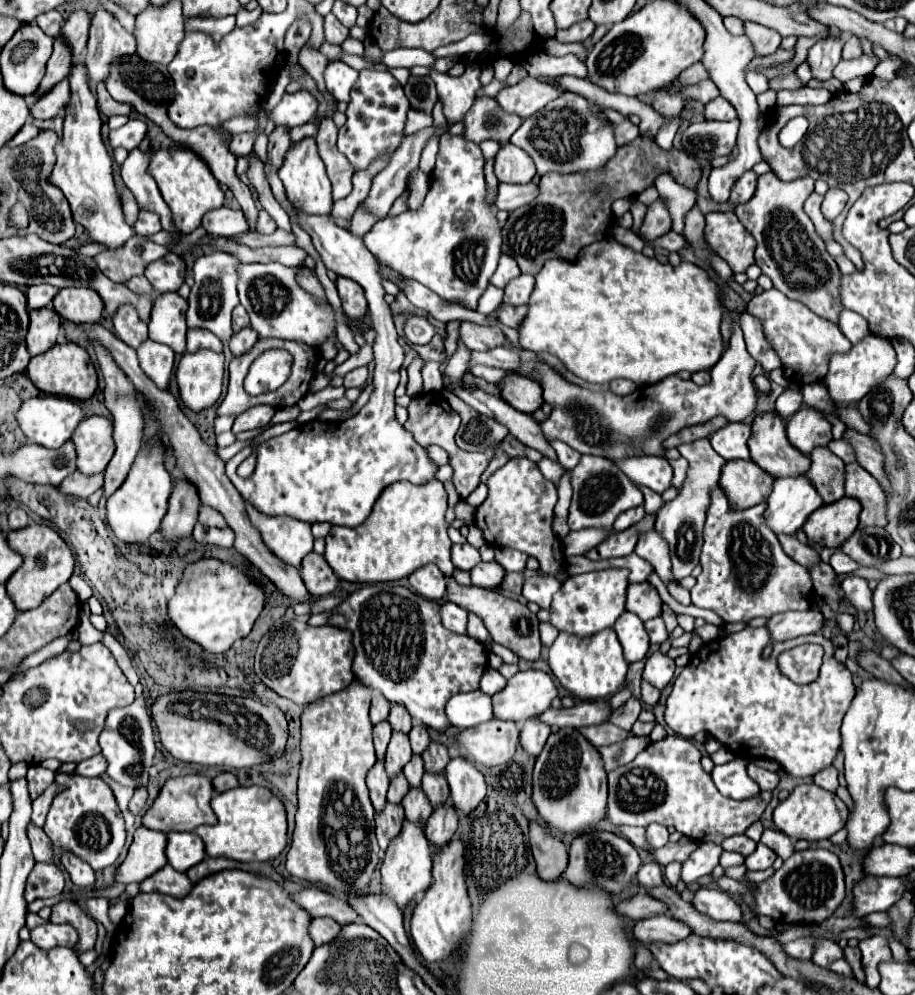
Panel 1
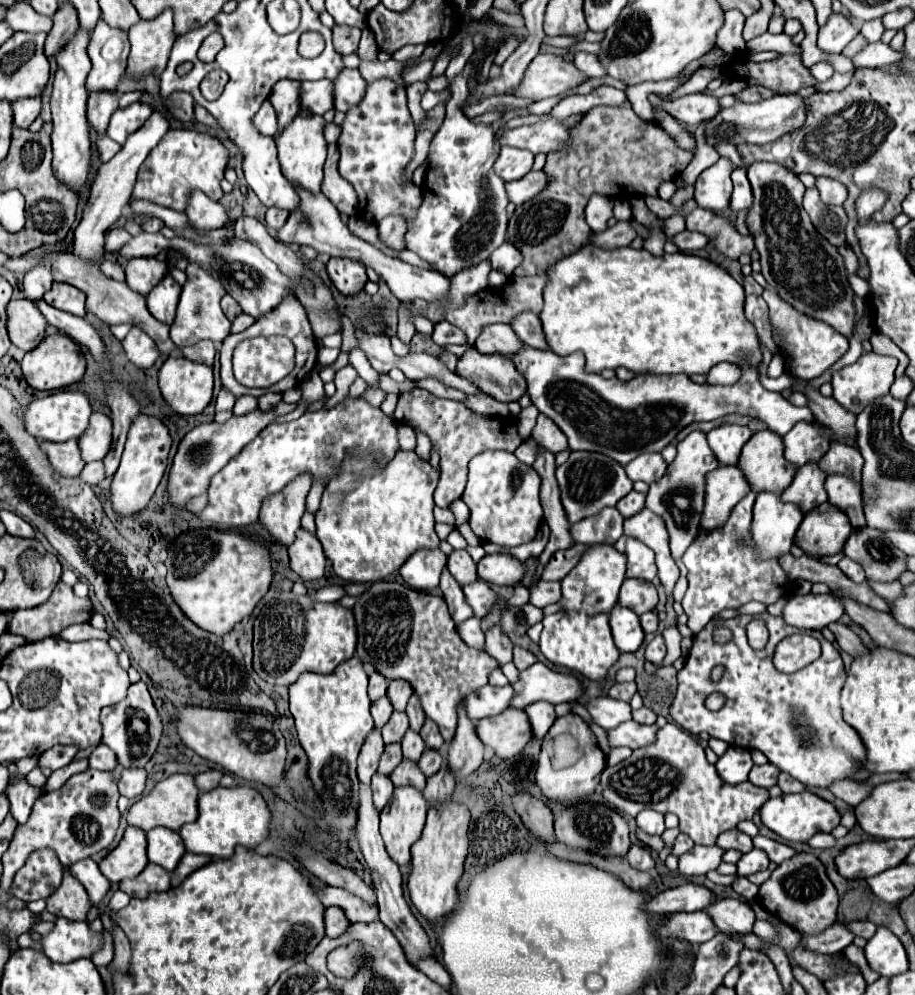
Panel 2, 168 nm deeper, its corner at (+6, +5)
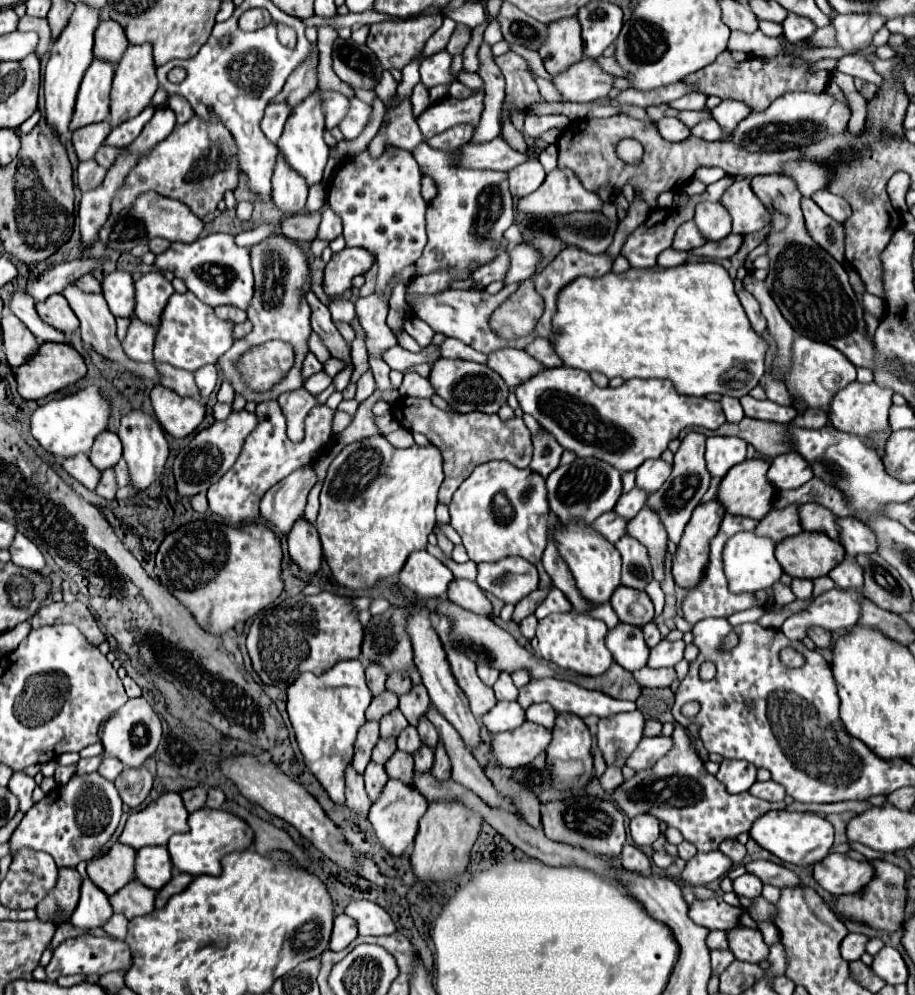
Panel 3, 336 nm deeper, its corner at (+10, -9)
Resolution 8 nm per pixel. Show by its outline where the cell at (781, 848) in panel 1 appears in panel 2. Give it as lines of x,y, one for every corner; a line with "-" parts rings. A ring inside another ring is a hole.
756,835
752,841
754,841
754,847
756,847
756,849
762,849
762,851
768,855
768,859
774,861
774,863
778,863
778,865
780,865
782,861
786,861
786,859
790,859
790,857
796,855
796,851
794,851
790,845
772,841
772,839
762,837
762,835

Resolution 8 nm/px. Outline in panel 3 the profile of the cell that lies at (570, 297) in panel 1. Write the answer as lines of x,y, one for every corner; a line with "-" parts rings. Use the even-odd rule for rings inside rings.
684,263
684,265
678,265
678,267
670,267
670,269
664,269
664,267
654,267
654,269
642,269
642,271
634,271
634,273
606,273
604,277
578,277
574,279
572,283
568,283
566,287
560,289
558,293
558,311
552,319
552,335
550,335
550,343
554,345
554,351
558,353
558,357
562,359
564,365
568,367
576,367
576,369
582,369
582,371
598,371
598,373
604,373
608,379
612,377
622,377
622,379
634,379
634,377
640,377
640,379
652,379
652,377
660,377
660,379
670,379
674,383
674,389
680,393
680,395
696,395
696,397
702,397
702,395
710,395
710,393
718,393
718,395
730,395
730,397
744,397
748,395
760,381
760,377
764,375
764,355
766,355
766,341
756,335
750,327
750,321
746,317
746,311
740,303
740,299
736,297
736,291
734,291
734,283
728,275
728,271
718,265
718,263

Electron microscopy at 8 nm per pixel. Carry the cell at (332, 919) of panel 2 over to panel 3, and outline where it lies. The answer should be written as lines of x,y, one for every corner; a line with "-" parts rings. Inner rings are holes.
338,915
334,919
334,929
330,937
330,949
332,951
342,951
348,947
350,941
356,939
356,923
348,915

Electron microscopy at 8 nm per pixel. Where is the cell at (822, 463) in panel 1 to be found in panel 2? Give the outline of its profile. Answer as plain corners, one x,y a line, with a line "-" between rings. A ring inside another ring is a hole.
808,463
800,467
790,487
782,493
782,501
798,505
802,513
816,509
818,505
822,505
822,501
826,501
824,479
826,479
826,473
820,471
816,463

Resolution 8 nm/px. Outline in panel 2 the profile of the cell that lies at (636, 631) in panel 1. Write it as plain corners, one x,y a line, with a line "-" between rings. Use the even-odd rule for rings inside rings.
614,605
610,611
610,627
620,653
634,653
644,641
644,631
640,627
638,615
622,605

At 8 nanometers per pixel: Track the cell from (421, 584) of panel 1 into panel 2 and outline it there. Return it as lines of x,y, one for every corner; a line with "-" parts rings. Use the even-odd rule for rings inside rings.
422,549
406,559
406,563
400,567
400,575
412,589
432,591
440,583
446,561
448,555
444,555
440,549

